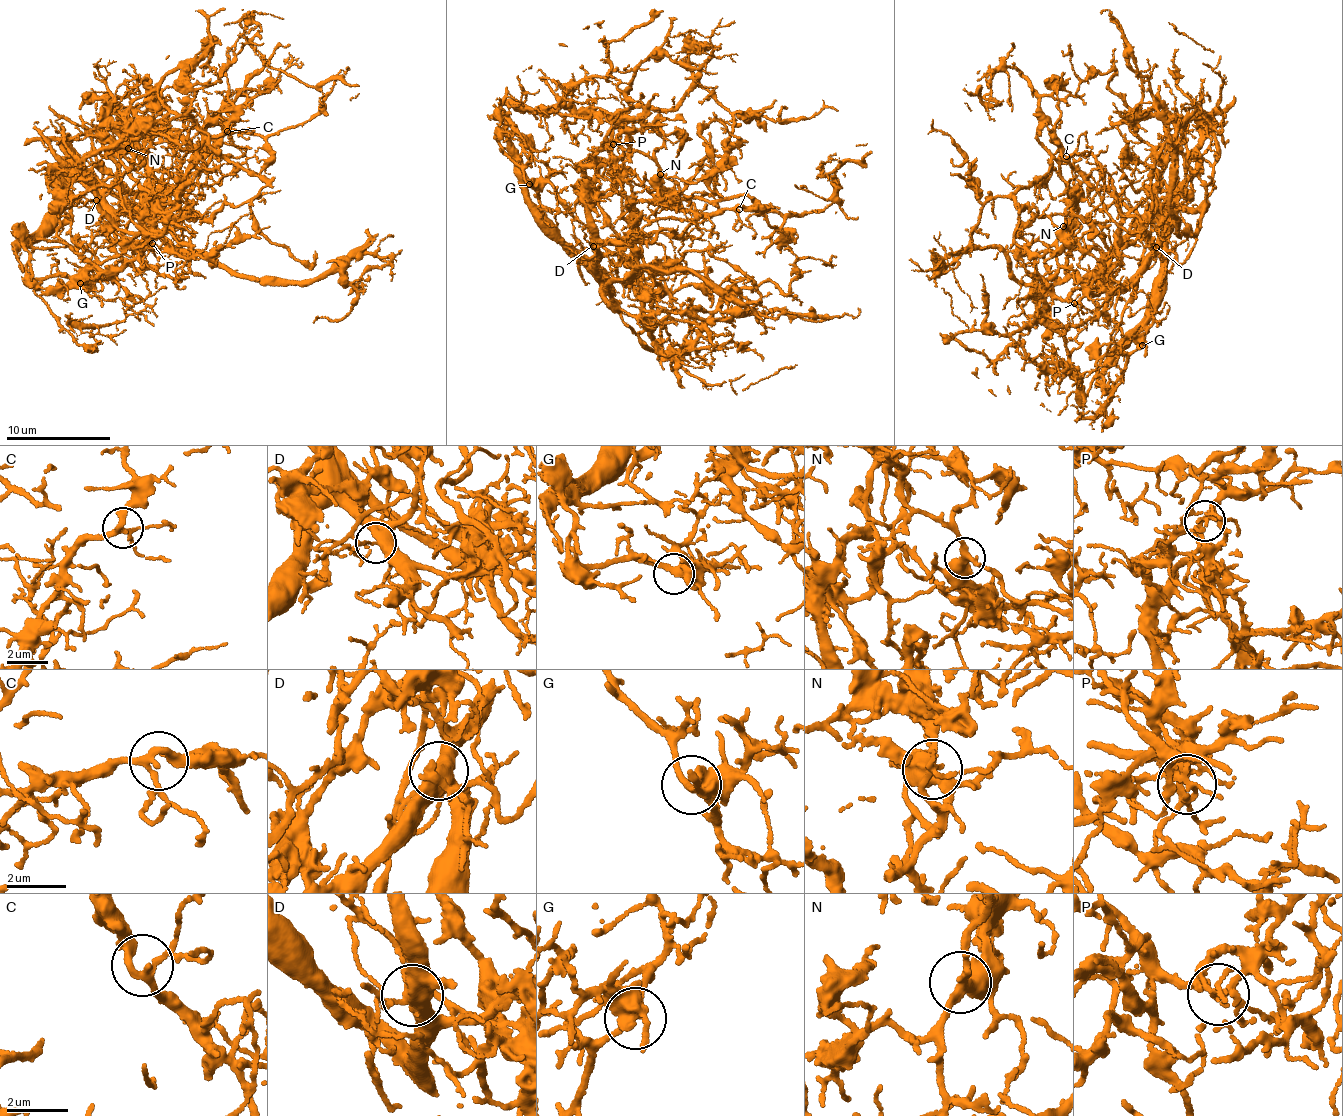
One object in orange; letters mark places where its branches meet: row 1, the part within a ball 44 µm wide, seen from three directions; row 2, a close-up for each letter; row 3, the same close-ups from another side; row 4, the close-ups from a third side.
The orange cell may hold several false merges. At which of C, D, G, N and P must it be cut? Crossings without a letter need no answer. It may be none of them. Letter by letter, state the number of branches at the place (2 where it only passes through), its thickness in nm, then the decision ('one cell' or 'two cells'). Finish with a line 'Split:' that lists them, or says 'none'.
C: 3 branches meet; 190 nm thick; one cell
D: 3 branches meet; 380 nm thick; two cells
G: 3 branches meet; 360 nm thick; one cell
N: 3 branches meet; 440 nm thick; one cell
P: 3 branches meet; 180 nm thick; two cells
Split: D, P

